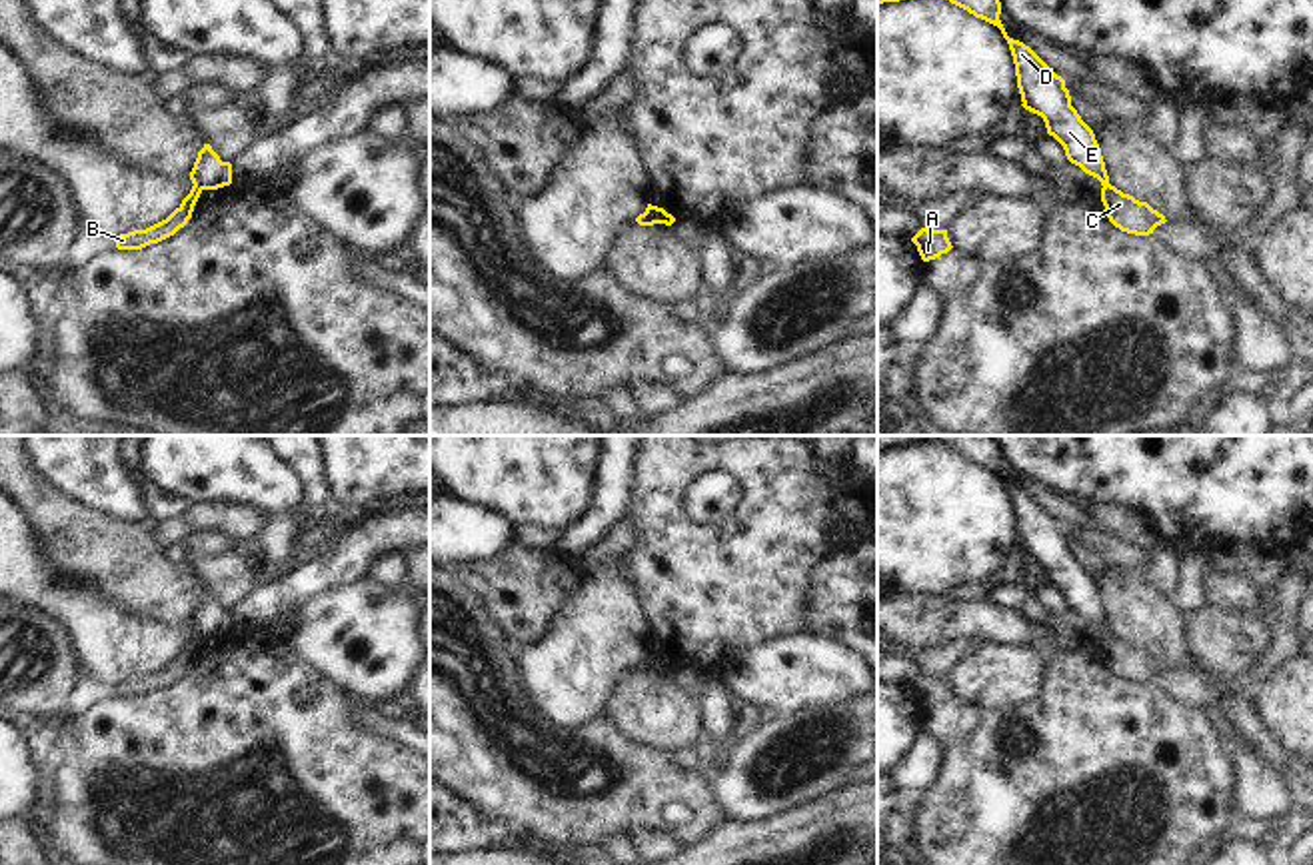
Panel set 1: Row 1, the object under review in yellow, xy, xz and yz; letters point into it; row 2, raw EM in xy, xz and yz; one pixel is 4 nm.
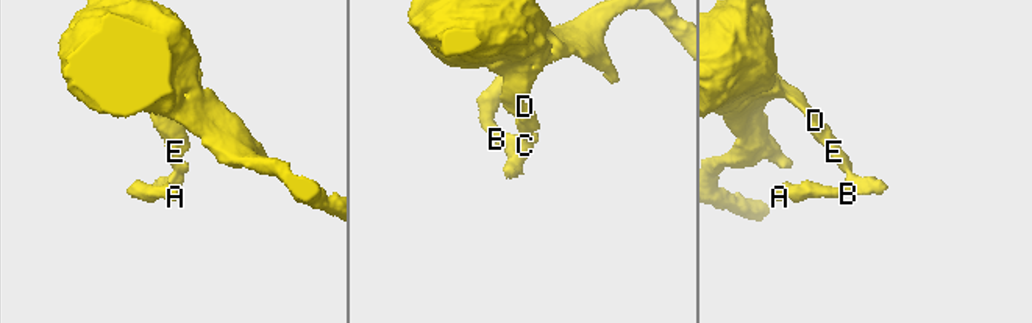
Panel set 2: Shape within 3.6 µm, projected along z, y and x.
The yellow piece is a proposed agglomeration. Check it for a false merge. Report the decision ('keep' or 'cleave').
cleave

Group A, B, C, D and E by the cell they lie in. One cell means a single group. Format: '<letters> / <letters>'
A B C / D E

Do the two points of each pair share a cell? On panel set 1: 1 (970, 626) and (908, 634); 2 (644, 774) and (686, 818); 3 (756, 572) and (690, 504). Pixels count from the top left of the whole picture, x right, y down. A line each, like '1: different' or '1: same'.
1: same
2: same
3: different

